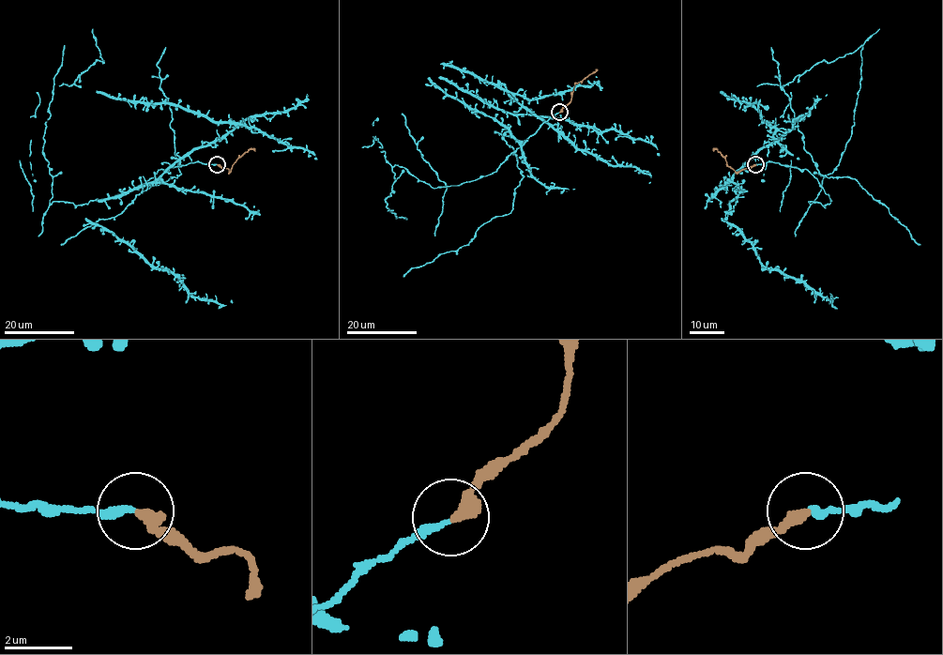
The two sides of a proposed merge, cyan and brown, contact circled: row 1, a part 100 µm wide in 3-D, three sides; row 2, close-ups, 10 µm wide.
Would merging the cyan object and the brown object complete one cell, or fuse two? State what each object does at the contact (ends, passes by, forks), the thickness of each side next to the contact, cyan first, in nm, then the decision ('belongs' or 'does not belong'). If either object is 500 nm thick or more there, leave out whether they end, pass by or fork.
cyan ends | brown ends | 240/380 nm | belongs

